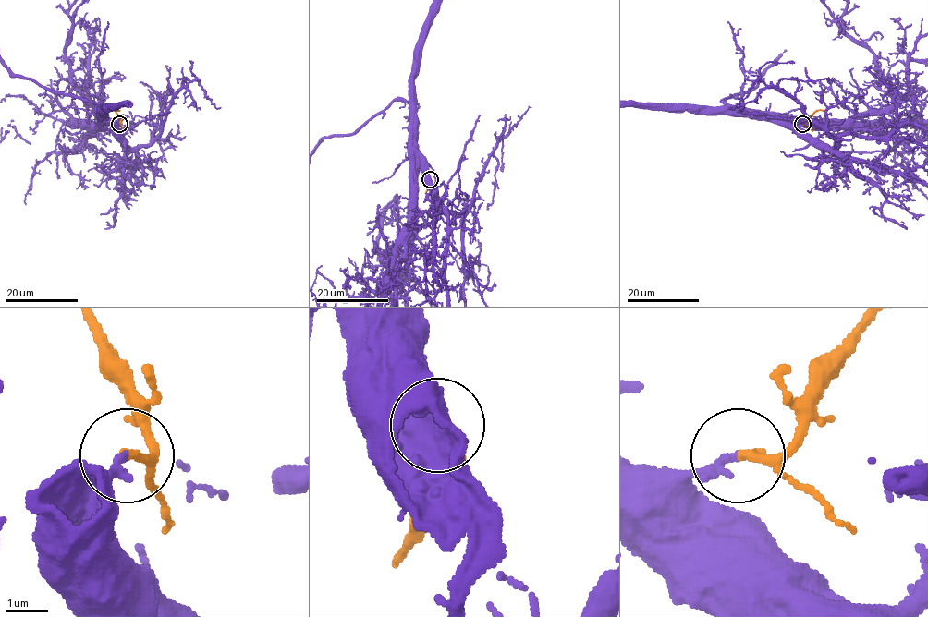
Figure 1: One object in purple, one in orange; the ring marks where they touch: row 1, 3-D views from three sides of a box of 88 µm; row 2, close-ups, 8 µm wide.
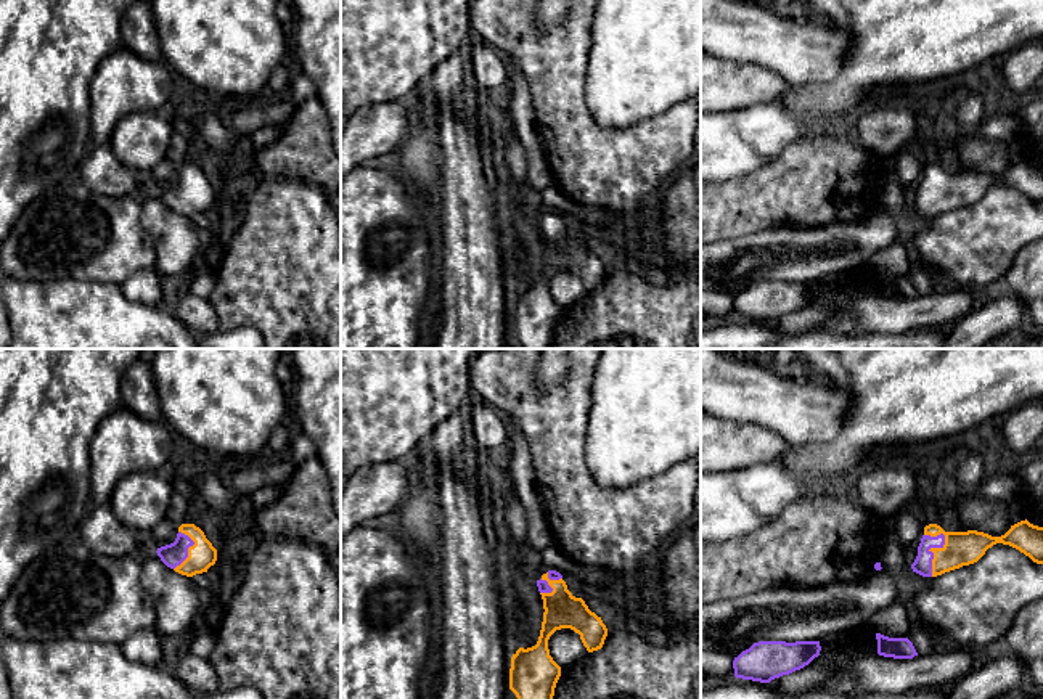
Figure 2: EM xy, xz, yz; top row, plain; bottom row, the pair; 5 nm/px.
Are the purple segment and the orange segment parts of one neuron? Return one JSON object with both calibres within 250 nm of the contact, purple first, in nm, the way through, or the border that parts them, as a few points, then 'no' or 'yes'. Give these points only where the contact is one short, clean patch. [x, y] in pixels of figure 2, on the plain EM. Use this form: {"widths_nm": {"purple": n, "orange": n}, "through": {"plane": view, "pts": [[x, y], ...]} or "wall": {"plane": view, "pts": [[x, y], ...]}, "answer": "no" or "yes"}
{"widths_nm": {"purple": 100, "orange": 180}, "through": {"plane": "yz", "pts": [[923, 204], [931, 192], [961, 188]]}, "answer": "yes"}

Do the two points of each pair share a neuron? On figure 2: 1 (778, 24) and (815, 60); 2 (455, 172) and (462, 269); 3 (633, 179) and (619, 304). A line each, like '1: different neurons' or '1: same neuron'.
1: same neuron
2: same neuron
3: different neurons

